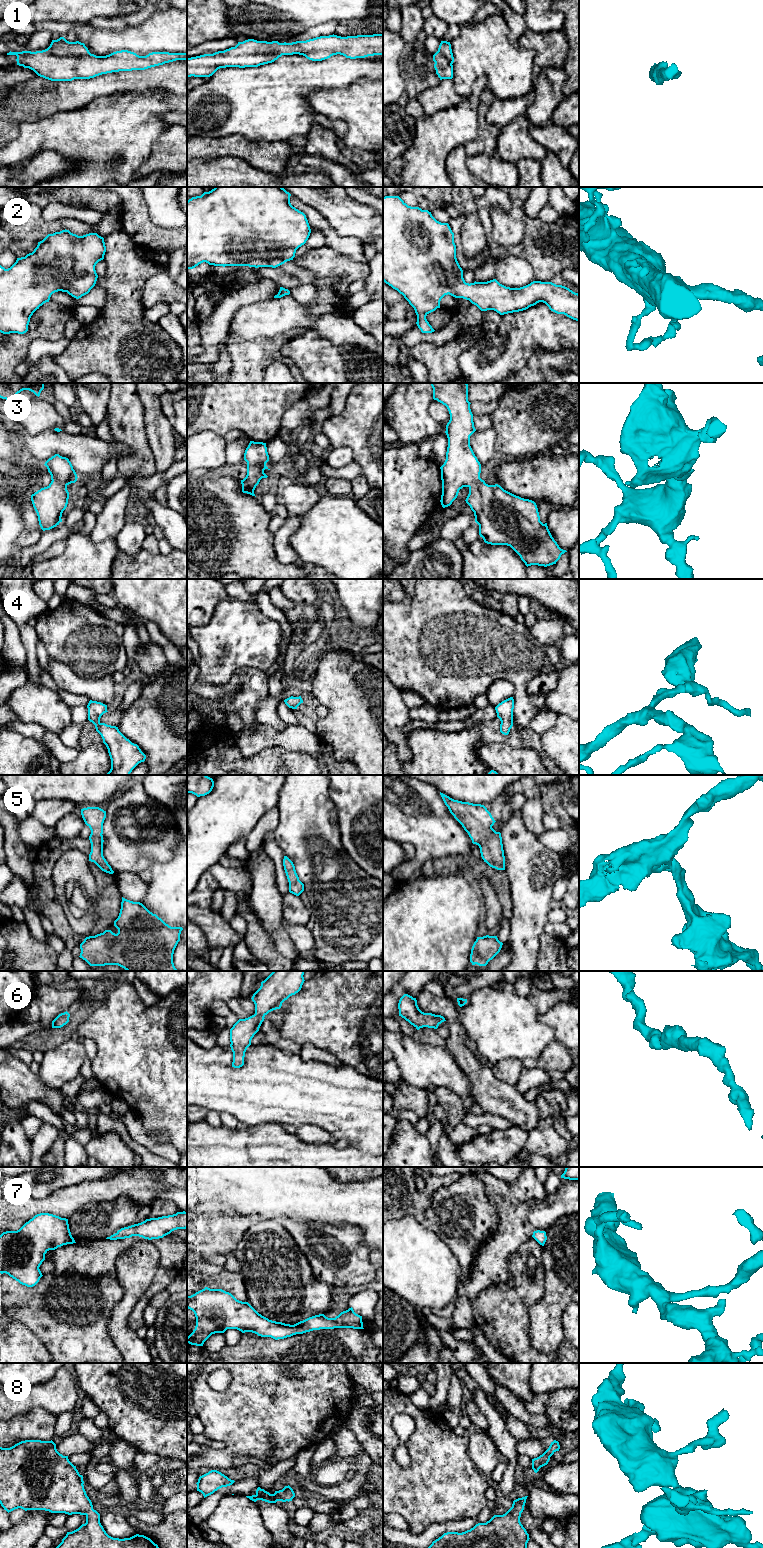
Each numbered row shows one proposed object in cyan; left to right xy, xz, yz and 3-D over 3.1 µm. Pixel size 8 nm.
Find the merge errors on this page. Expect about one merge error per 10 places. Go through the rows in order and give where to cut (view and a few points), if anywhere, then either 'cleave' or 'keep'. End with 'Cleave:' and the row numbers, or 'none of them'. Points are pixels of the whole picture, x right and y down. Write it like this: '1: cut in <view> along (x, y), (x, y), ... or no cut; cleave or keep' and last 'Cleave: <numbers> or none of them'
1: no cut; keep
2: no cut; keep
3: no cut; keep
4: no cut; keep
5: no cut; keep
6: no cut; keep
7: no cut; keep
8: no cut; keep
Cleave: none of them

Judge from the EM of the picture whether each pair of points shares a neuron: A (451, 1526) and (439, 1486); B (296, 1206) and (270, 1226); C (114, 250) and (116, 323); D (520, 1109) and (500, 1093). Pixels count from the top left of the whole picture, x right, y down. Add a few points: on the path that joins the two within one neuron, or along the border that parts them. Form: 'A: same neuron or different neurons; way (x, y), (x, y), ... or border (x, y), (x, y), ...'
A: different neurons; border (473, 1517), (434, 1522), (427, 1527)
B: different neurons; border (276, 1219), (261, 1220)
C: same neuron; way (118, 268), (118, 305)
D: same neuron; way (515, 1107), (505, 1098)

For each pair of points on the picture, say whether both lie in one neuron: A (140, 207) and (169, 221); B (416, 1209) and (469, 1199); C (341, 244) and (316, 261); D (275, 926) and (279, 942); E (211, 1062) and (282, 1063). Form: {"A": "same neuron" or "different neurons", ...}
{"A": "different neurons", "B": "different neurons", "C": "different neurons", "D": "same neuron", "E": "same neuron"}

